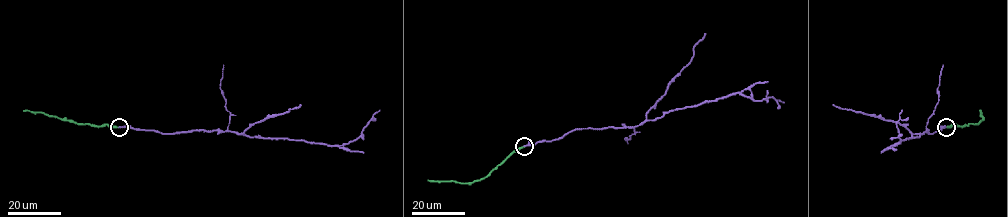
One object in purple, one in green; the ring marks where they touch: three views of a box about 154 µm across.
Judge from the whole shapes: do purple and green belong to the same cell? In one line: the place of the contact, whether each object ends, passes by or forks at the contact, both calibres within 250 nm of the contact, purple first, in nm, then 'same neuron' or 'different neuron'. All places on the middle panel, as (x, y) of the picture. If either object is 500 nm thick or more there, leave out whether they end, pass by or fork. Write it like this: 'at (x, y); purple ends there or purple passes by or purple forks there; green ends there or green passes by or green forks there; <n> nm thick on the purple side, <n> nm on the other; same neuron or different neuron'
at (524, 146); purple ends there; green ends there; 400 nm thick on the purple side, 320 nm on the other; same neuron

